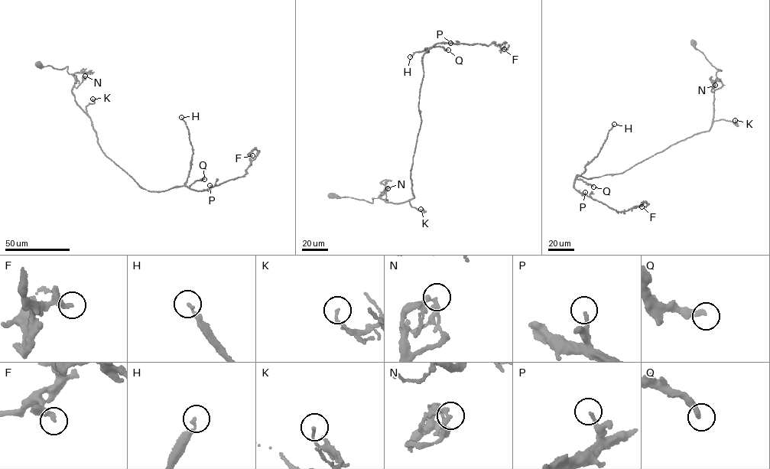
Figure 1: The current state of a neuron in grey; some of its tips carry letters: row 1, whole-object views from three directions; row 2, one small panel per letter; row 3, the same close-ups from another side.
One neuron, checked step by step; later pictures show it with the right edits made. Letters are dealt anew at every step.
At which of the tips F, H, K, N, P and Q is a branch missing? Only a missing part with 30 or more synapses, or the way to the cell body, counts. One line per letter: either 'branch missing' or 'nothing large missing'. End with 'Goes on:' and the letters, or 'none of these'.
F: nothing large missing
H: branch missing
K: nothing large missing
N: nothing large missing
P: nothing large missing
Q: nothing large missing
Goes on: H

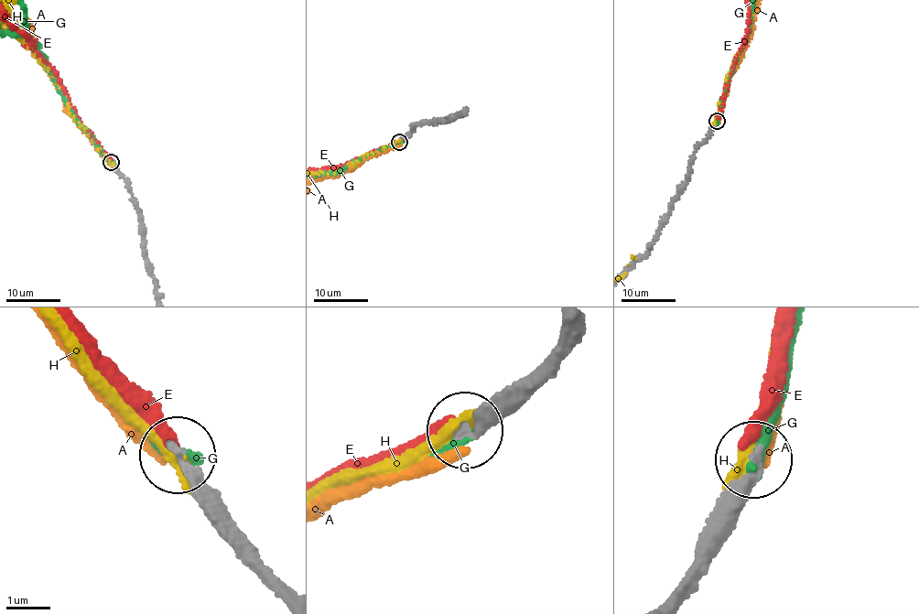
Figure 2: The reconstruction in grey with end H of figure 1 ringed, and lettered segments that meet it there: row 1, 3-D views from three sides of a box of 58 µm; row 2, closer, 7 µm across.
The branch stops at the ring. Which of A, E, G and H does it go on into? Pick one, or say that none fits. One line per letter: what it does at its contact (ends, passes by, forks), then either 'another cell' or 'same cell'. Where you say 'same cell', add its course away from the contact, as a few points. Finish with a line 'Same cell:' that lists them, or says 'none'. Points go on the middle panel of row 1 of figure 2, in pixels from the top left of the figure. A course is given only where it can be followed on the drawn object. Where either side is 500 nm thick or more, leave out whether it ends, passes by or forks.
A: it ends | another cell
E: it ends | another cell
G: it ends | same cell
H: it ends | another cell
Same cell: G

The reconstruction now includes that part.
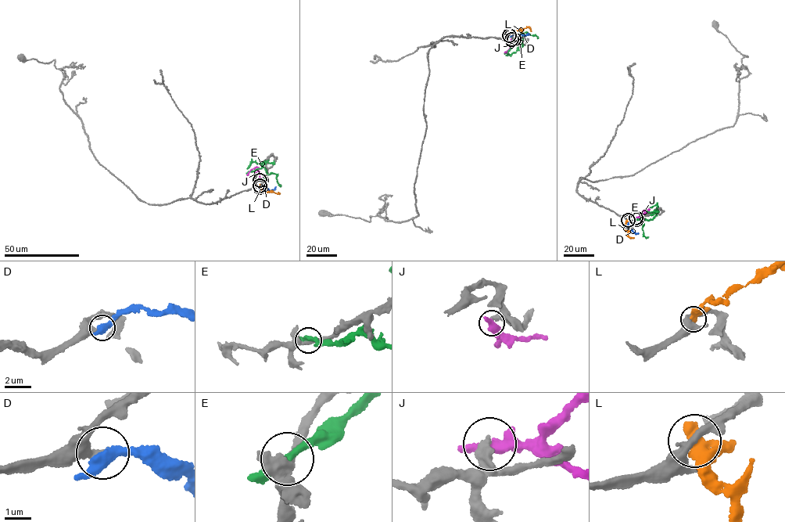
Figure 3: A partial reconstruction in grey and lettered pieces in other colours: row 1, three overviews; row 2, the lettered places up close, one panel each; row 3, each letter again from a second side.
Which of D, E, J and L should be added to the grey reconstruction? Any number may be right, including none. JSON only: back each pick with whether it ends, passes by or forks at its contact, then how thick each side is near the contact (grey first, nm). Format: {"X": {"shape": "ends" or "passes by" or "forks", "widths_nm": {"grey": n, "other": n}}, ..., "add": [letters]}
{"D": {"shape": "passes by", "widths_nm": {"grey": 320, "other": 440}}, "add": ["D"]}

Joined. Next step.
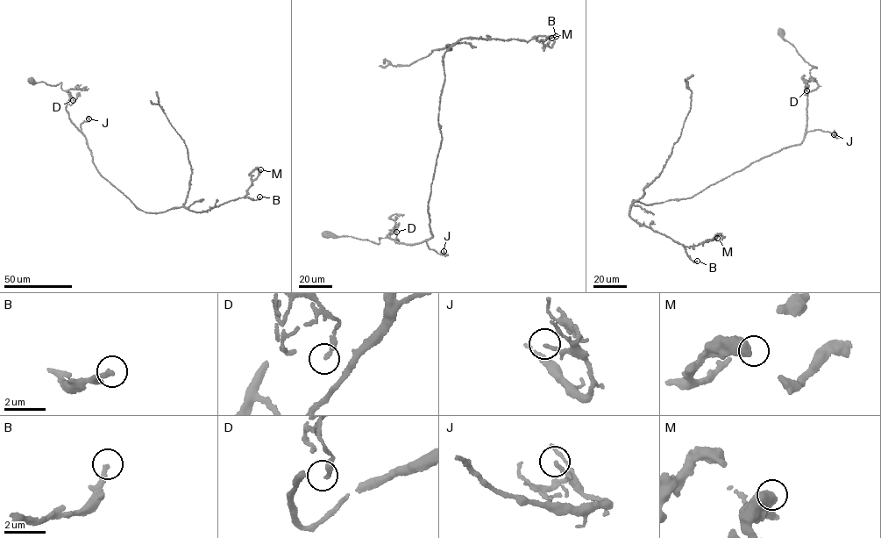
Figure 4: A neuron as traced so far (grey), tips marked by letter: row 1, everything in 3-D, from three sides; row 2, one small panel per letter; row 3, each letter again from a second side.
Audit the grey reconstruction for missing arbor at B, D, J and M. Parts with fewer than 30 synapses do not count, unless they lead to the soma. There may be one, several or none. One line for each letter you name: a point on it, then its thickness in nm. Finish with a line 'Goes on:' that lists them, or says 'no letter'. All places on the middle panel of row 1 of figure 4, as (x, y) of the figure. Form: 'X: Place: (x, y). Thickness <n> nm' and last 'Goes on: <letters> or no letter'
B: Place: (556, 36). Thickness 240 nm
Goes on: B

